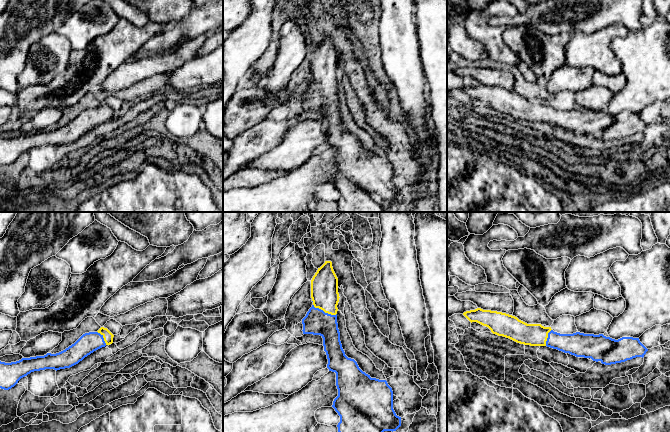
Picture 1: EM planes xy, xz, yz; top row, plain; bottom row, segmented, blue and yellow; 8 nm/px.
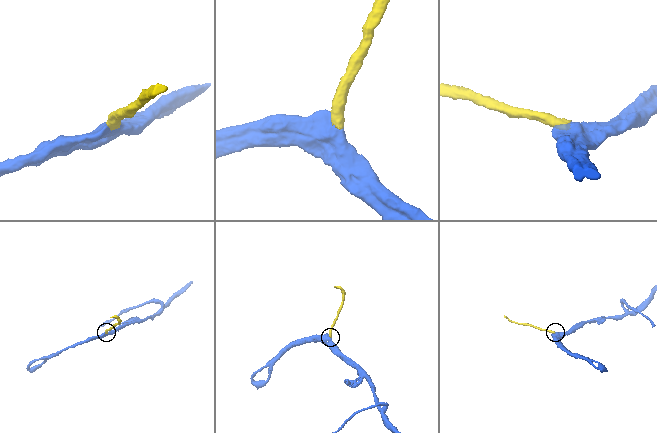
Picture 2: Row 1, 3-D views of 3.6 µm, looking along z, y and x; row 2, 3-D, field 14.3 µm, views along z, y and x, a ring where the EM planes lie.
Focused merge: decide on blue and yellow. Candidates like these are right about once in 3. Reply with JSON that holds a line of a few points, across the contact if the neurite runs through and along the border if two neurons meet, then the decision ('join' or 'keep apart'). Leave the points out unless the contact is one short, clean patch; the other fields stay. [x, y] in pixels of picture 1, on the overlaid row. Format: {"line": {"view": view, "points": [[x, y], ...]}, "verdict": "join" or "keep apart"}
{"line": {"view": "xz", "points": [[317, 322], [322, 317], [323, 311], [324, 285]]}, "verdict": "join"}

